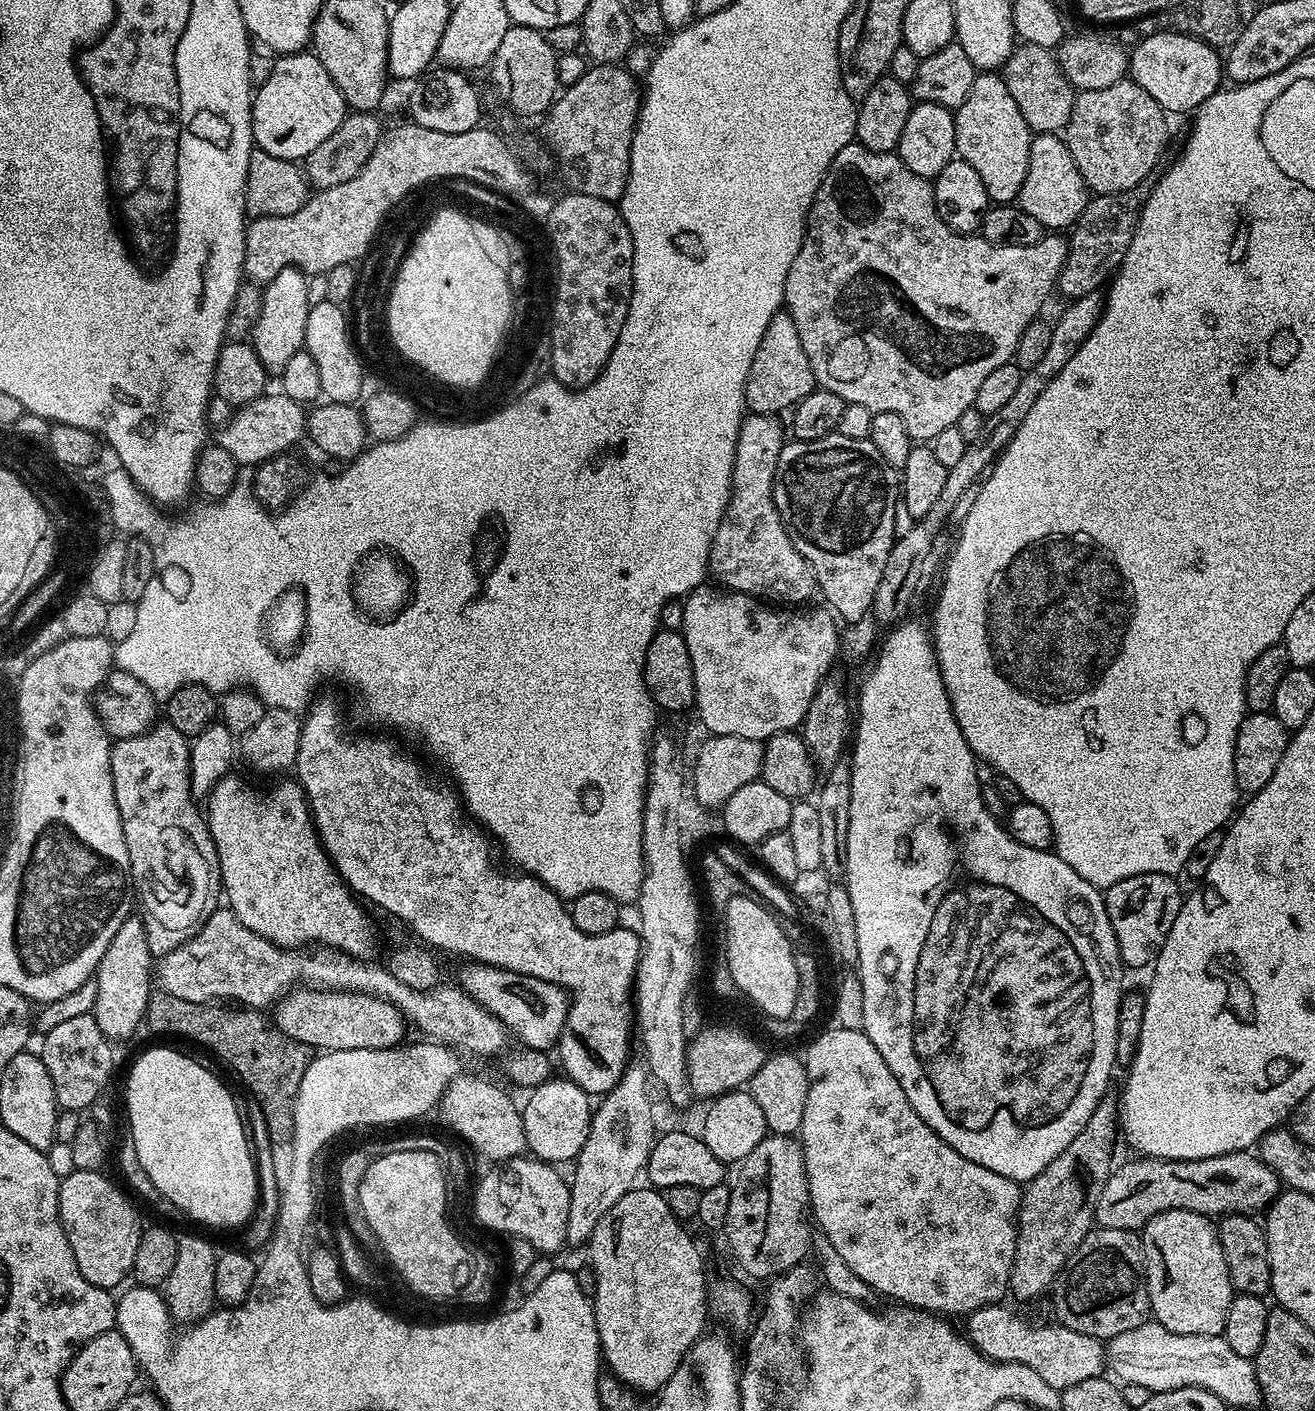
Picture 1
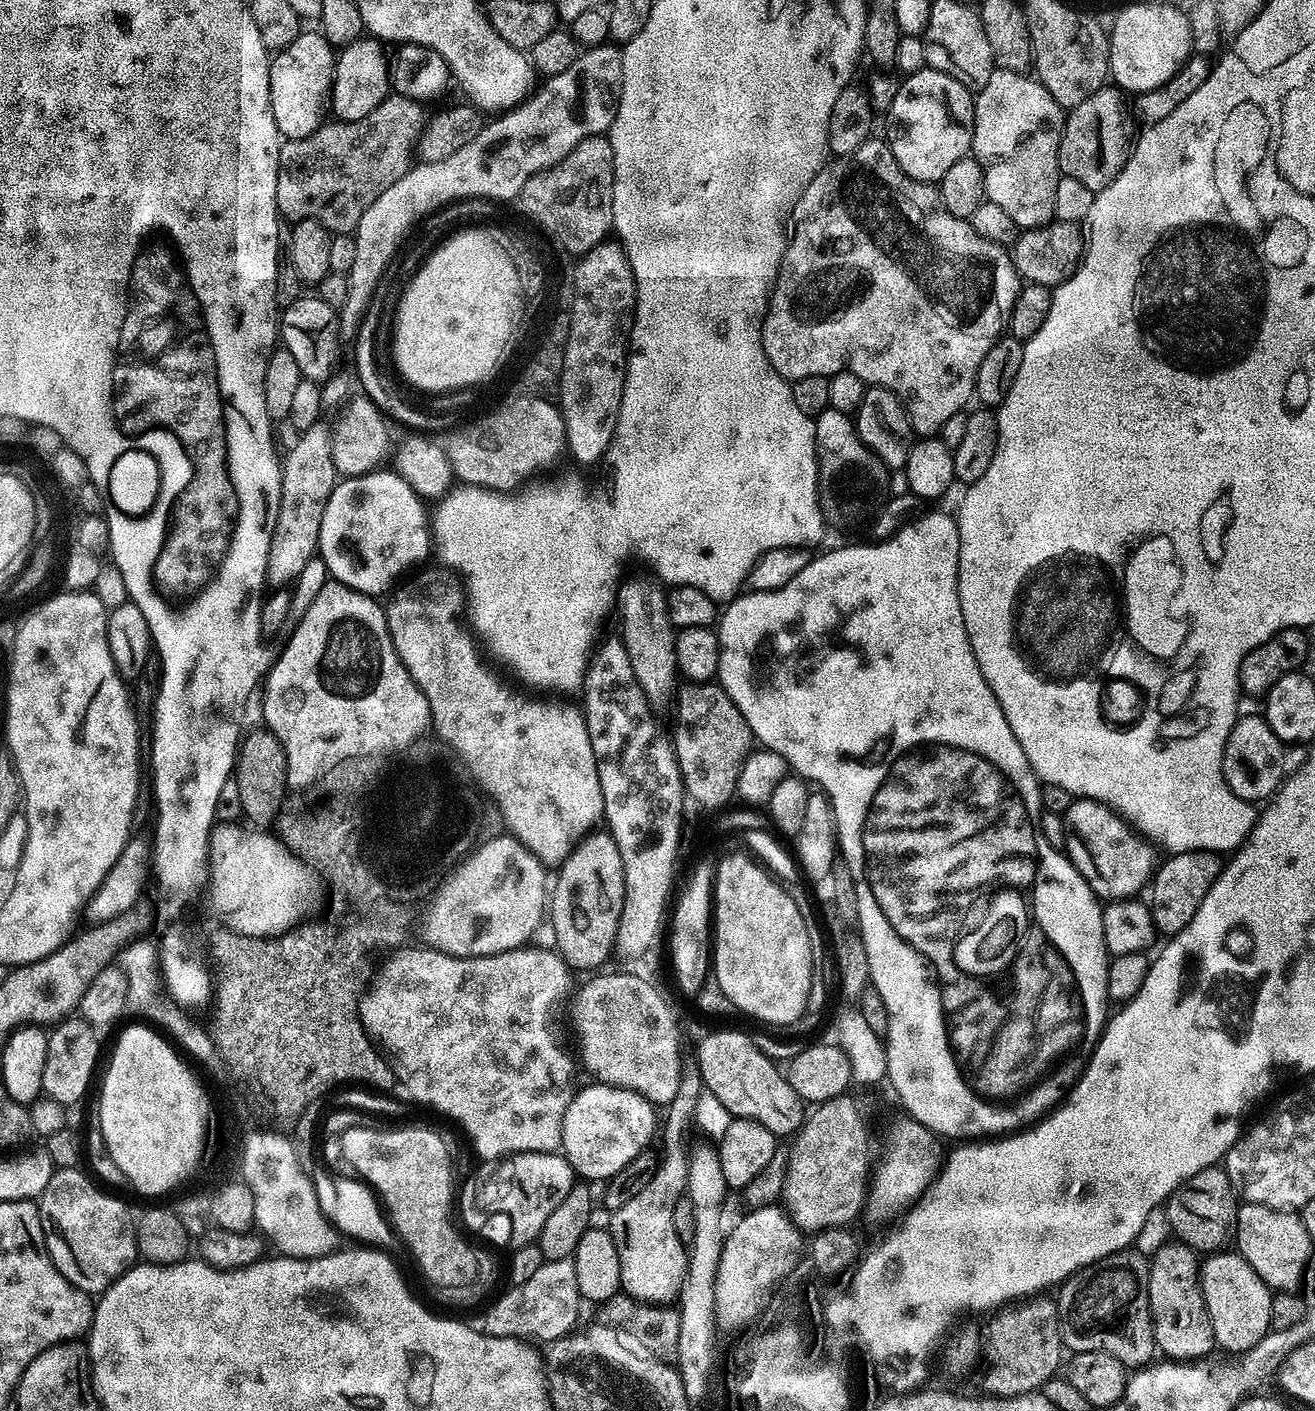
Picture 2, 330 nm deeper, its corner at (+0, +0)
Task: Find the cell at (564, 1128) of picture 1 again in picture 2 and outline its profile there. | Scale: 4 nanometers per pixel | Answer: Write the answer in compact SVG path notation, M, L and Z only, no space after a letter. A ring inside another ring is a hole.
M591 1082L584 1089L573 1095L572 1101L566 1106L566 1114L562 1118L562 1138L560 1148L573 1173L585 1181L600 1180L607 1182L616 1176L634 1158L638 1158L649 1147L652 1135L657 1135L658 1120L656 1124L657 1109L649 1100L636 1092L625 1088L615 1088L609 1084Z

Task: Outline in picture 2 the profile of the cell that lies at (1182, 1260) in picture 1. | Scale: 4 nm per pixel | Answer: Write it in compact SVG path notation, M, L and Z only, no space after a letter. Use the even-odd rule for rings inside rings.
M1169 1242L1163 1245L1151 1259L1148 1269L1148 1297L1152 1311L1152 1329L1156 1335L1156 1347L1161 1353L1165 1352L1167 1359L1172 1362L1196 1362L1208 1351L1213 1351L1212 1327L1210 1314L1206 1314L1206 1302L1200 1289L1200 1266L1198 1253L1195 1248L1181 1242Z

